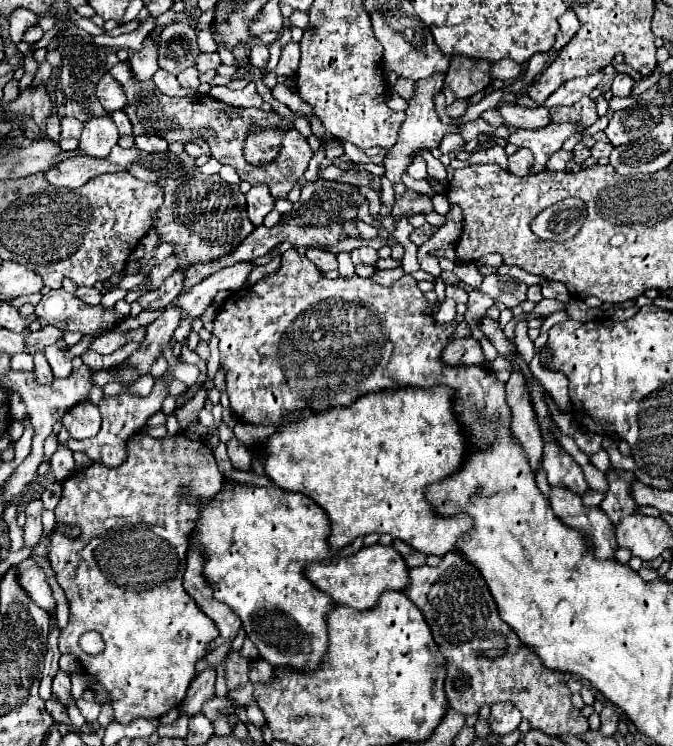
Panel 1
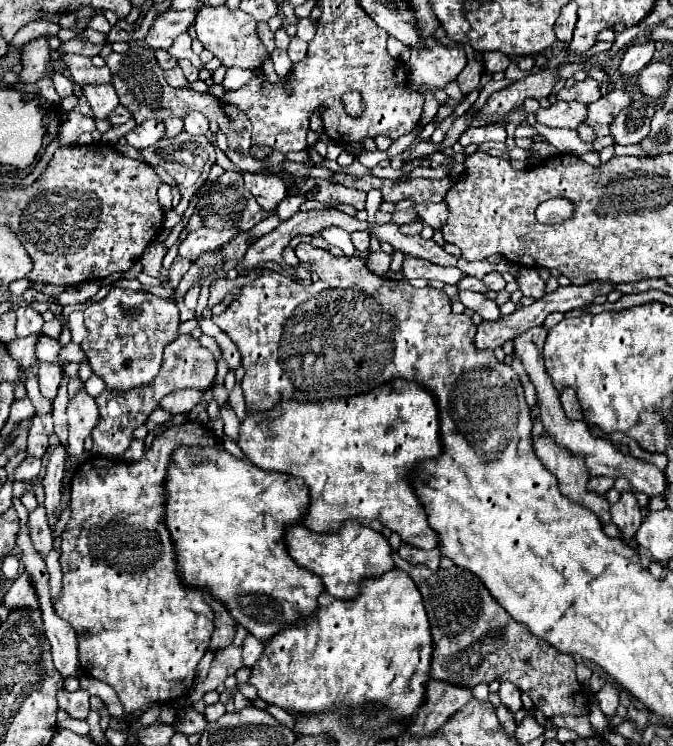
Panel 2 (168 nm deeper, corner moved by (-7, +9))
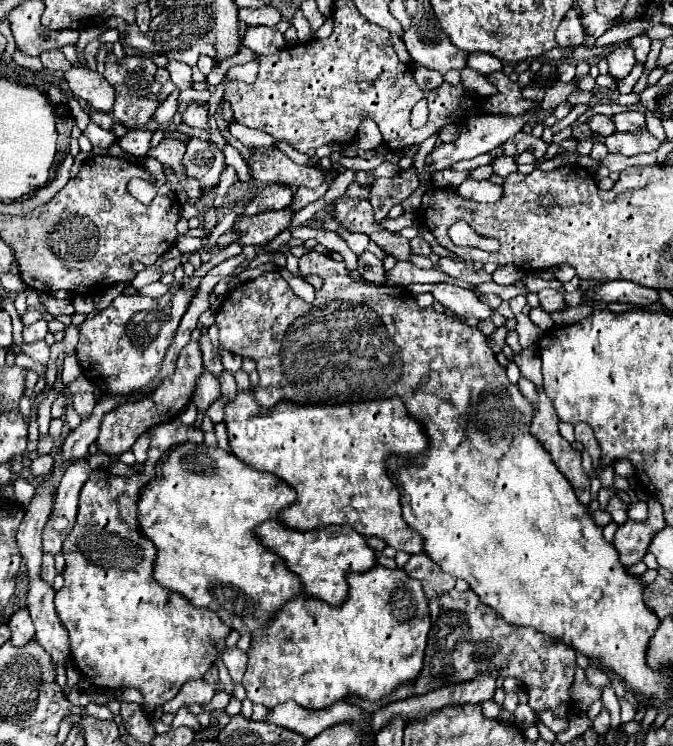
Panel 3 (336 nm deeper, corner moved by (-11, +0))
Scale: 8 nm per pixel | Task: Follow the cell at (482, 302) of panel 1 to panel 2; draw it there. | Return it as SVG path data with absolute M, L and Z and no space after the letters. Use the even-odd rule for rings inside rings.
M487 273L485 277L483 277L483 283L485 283L485 287L487 289L491 289L491 291L501 291L503 287L505 287L505 281L503 281L503 277L499 275L499 273Z

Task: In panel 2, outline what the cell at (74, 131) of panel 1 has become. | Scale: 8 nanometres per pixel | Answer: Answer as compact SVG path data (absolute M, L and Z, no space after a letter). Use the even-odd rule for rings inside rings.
M69 111L67 121L61 125L61 135L59 135L61 145L73 145L77 137L85 131L95 131L95 121L77 111Z

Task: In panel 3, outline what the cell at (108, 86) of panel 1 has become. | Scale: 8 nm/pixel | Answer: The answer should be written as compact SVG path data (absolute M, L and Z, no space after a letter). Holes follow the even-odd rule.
M47 50L43 52L43 56L39 56L43 66L49 68L49 70L59 70L59 72L65 72L71 68L71 62L63 56L61 50Z

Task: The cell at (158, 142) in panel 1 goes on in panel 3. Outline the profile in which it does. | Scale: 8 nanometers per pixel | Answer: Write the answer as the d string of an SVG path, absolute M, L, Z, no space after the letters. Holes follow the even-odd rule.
M139 128L129 130L125 136L121 136L117 140L121 150L127 154L133 154L133 156L145 156L149 150L149 142L151 142L151 132L139 130Z

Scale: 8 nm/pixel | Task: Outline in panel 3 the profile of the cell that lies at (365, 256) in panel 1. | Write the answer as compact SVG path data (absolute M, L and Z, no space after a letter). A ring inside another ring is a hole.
M337 230L337 234L347 242L347 246L349 246L357 256L363 254L365 248L367 248L367 244L369 244L367 234L353 234L353 232L339 232L339 230Z

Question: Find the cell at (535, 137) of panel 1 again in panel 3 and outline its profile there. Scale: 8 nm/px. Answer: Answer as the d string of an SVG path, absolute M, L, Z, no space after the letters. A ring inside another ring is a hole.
M629 110L629 112L621 112L621 114L615 114L611 116L617 130L619 132L631 132L631 134L637 134L639 130L645 128L645 114L643 112L637 112L637 110Z

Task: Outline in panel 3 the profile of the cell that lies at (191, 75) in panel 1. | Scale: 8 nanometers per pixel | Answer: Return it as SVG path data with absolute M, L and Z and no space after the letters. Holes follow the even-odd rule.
M169 60L165 68L169 70L171 80L173 80L173 84L175 84L179 90L185 90L185 88L191 88L191 86L193 86L193 80L191 80L191 68L189 68L187 64Z

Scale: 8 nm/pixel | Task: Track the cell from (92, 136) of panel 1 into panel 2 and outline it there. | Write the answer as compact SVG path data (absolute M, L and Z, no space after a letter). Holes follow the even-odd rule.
M89 85L83 87L83 95L87 97L93 113L101 121L109 121L109 115L119 105L119 97L111 85Z

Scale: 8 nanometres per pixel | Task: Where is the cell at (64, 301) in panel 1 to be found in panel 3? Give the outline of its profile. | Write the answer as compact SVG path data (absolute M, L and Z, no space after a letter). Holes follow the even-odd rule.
M179 288L175 294L161 298L117 296L109 308L79 326L75 356L83 374L105 394L131 394L145 388L159 374L163 356L195 294L197 290Z

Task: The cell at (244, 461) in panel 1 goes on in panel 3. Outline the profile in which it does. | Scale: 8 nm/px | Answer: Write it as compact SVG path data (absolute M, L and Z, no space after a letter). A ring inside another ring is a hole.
M225 370L225 372L219 376L219 384L221 384L221 394L227 396L229 400L233 400L233 396L237 394L237 386L235 386L235 378L233 378L233 374Z

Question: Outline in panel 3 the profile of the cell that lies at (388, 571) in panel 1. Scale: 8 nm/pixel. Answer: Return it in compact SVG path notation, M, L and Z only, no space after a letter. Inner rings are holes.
M267 520L259 524L257 540L271 552L285 560L287 568L301 578L303 594L319 598L331 606L339 606L347 598L345 574L367 572L375 566L375 552L367 546L367 540L349 526L327 526L311 532L299 532L285 528L279 520Z

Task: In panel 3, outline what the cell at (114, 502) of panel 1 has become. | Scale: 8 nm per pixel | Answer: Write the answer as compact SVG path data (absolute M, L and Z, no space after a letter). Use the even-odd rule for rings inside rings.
M179 418L175 422L165 422L149 430L151 442L147 460L139 474L129 478L113 476L107 470L93 470L79 496L79 512L71 534L63 542L65 570L63 588L55 594L55 612L69 634L71 656L77 662L81 674L91 680L97 688L121 690L137 688L145 696L143 710L153 714L167 700L177 696L179 688L189 680L201 680L203 674L213 666L217 650L211 642L227 638L231 628L225 626L219 616L207 608L195 608L181 594L163 588L151 576L151 566L157 556L155 546L141 534L137 526L137 500L143 486L155 478L155 464L159 458L173 448L177 442L203 442L203 432L197 426L187 426Z

